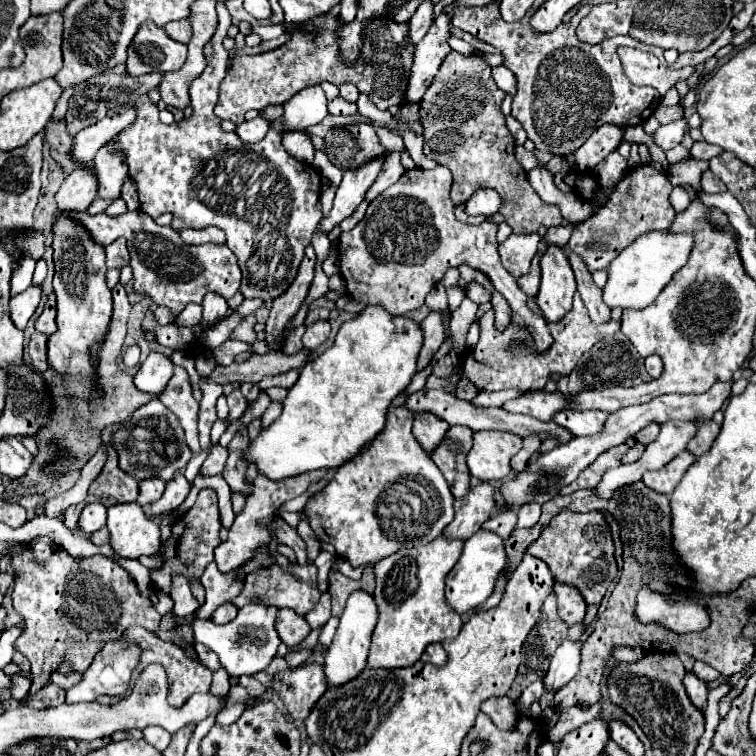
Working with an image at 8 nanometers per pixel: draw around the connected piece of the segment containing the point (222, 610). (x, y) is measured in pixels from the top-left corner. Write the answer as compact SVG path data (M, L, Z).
M226 602L226 604L222 604L222 606L216 608L212 620L214 620L216 624L226 624L226 622L230 622L230 620L236 618L236 612L238 612L238 608L232 606L230 602Z

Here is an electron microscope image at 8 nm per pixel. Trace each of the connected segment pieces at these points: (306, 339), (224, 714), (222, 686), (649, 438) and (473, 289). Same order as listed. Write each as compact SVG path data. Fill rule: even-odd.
M318 320L310 328L306 328L306 332L302 336L302 344L308 350L316 350L316 348L320 348L328 340L328 336L330 336L330 324L328 324L328 320Z
M232 704L232 706L228 706L226 710L222 710L222 712L218 714L216 722L220 722L220 724L230 724L230 722L234 722L234 720L240 716L240 710L242 710L242 708L246 708L246 706L242 706L242 704Z
M220 668L217 672L213 672L210 693L214 695L225 695L229 688L229 674L224 668Z
M646 426L644 430L640 430L640 434L636 436L636 440L646 446L646 444L654 442L654 438L658 436L658 432L660 432L660 426Z
M472 282L472 286L468 286L468 294L466 294L472 302L476 302L476 304L486 304L486 302L490 302L492 300L492 294L486 290L486 288L482 288L482 286L478 286L476 282Z

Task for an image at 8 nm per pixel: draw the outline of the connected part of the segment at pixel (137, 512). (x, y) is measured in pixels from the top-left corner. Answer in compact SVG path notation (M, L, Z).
M128 504L128 506L110 506L106 518L106 528L110 532L110 546L116 556L120 558L140 558L144 554L156 554L160 548L160 528L154 520L146 518L144 508Z

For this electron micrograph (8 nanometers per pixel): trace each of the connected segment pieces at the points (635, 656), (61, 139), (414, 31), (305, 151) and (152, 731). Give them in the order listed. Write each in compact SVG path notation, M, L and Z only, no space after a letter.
M616 648L612 652L612 656L616 660L626 660L626 662L634 662L634 660L640 660L644 656L644 652L640 648Z
M50 120L44 128L44 140L48 142L50 148L50 156L62 166L62 170L66 174L70 174L74 168L72 162L68 162L68 146L72 142L72 136L66 132L66 122L64 120Z
M422 2L416 14L408 20L408 38L412 44L418 44L432 24L432 2Z
M306 132L282 134L282 144L300 162L308 162L310 164L314 160L314 146L312 146L312 140L310 140L310 136Z
M150 726L150 728L146 728L146 730L142 732L142 738L144 738L146 742L154 744L160 752L166 750L168 744L170 744L170 740L172 740L172 736L170 736L164 728L158 728L158 726Z

